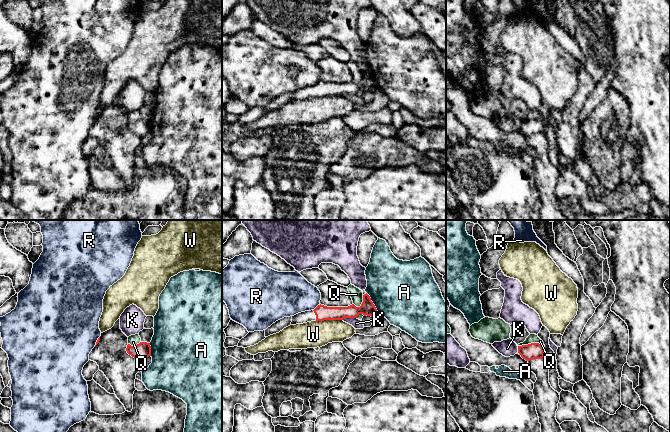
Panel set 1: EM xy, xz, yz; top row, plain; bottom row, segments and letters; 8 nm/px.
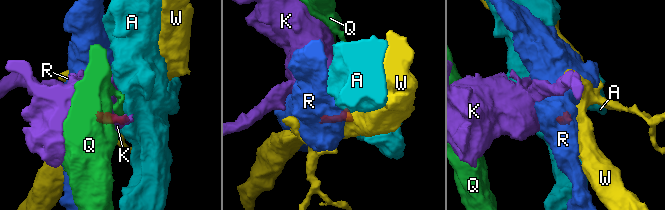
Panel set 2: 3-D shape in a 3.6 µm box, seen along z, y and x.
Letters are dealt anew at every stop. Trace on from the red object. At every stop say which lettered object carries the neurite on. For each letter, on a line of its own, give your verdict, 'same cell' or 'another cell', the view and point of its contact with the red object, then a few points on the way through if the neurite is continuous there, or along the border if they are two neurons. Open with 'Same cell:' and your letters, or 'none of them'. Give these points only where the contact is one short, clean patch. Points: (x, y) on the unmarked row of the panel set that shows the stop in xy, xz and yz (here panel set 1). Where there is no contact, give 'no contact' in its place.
Same cell: none of them
A: another cell; contact xz (371, 77); border xz (366, 68), (377, 86)
K: another cell; contact xz (349, 93); border xz (356, 93), (344, 93), (342, 95)
Q: another cell; contact yz (532, 119); border yz (518, 122), (539, 119), (544, 125)
R: another cell; contact xz (316, 83); border xz (320, 80), (313, 86)
W: another cell; contact xz (329, 95); border xz (342, 95), (316, 97)

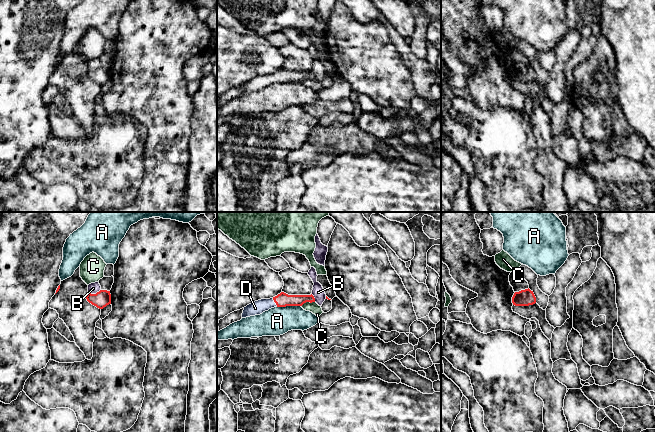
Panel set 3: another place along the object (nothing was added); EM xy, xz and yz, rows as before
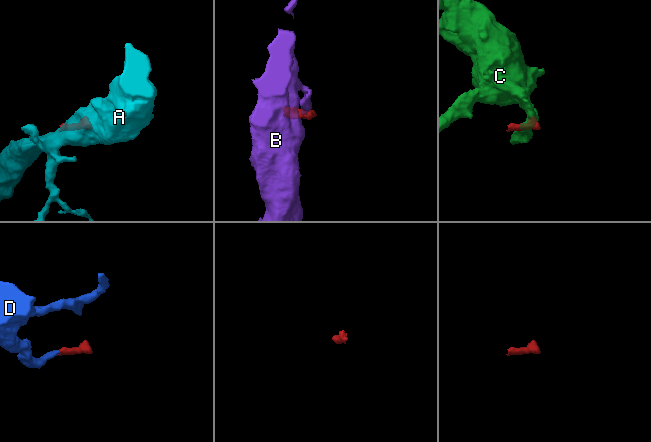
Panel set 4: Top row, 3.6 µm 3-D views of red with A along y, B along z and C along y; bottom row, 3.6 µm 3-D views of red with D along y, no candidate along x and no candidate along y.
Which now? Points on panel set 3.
Same cell: D
A: another cell; contact xz (288, 81); border xz (300, 81), (277, 83)
B: another cell; contact xy (94, 70); border xy (100, 65), (95, 69), (88, 68)
C: another cell; contact xz (307, 77); border xz (314, 77), (305, 78), (301, 82)
D: same cell; contact xz (274, 77); way xz (282, 76), (274, 77), (258, 83)

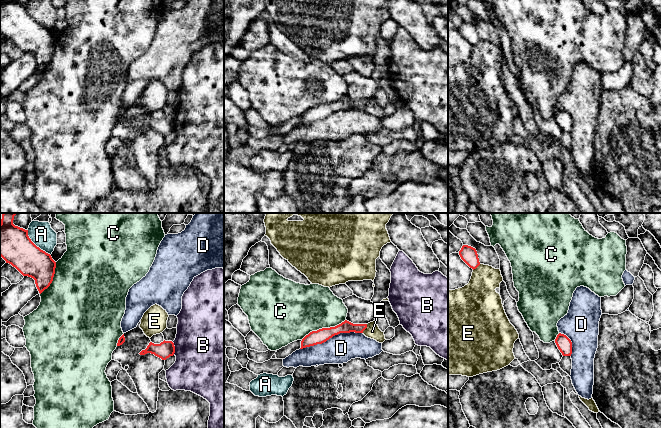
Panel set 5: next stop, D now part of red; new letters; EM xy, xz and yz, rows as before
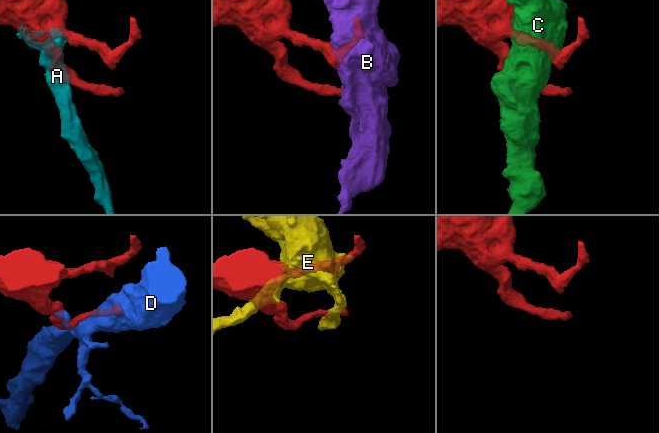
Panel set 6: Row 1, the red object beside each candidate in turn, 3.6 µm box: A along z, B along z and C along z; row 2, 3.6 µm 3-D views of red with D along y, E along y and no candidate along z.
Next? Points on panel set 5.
Same cell: none of them
A: another cell; contact xy (35, 21); border xy (27, 6), (28, 13), (50, 31)
B: another cell; contact xy (174, 124)
C: another cell; contact xz (323, 104)
D: another cell; contact xz (331, 113)
E: another cell; contact xz (366, 103)

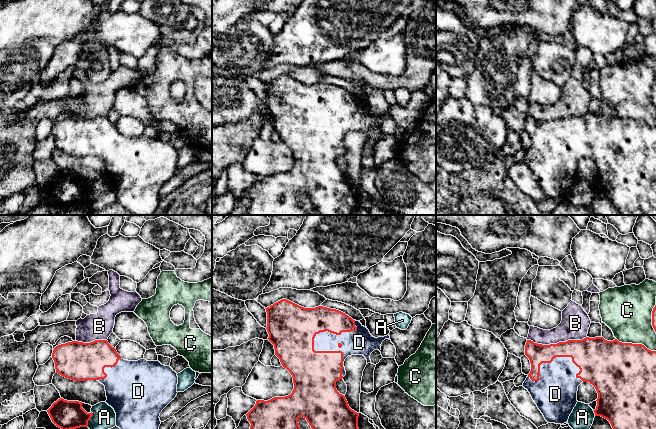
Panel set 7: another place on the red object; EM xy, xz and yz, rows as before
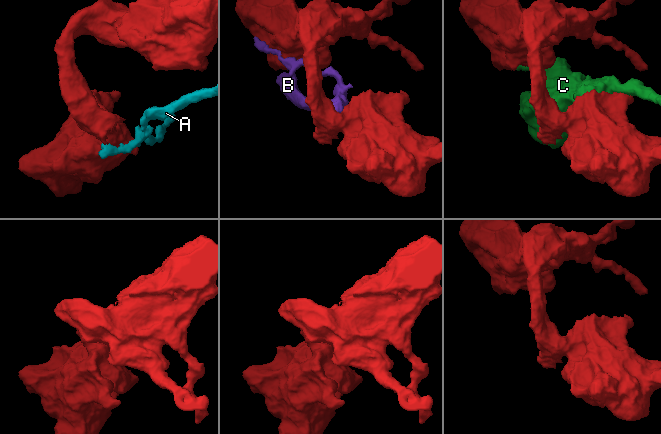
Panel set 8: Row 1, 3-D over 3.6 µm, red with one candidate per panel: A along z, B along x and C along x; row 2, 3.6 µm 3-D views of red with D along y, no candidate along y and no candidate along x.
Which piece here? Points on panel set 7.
Same cell: D
A: another cell; contact xy (90, 194)
B: another cell; contact yz (557, 119)
C: another cell; contact yz (636, 120)
D: same cell; contact xz (313, 120)

